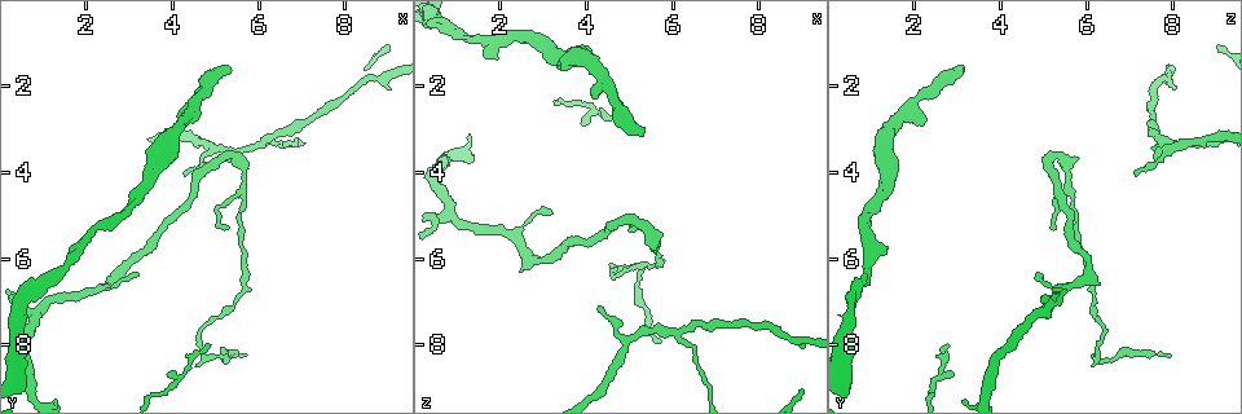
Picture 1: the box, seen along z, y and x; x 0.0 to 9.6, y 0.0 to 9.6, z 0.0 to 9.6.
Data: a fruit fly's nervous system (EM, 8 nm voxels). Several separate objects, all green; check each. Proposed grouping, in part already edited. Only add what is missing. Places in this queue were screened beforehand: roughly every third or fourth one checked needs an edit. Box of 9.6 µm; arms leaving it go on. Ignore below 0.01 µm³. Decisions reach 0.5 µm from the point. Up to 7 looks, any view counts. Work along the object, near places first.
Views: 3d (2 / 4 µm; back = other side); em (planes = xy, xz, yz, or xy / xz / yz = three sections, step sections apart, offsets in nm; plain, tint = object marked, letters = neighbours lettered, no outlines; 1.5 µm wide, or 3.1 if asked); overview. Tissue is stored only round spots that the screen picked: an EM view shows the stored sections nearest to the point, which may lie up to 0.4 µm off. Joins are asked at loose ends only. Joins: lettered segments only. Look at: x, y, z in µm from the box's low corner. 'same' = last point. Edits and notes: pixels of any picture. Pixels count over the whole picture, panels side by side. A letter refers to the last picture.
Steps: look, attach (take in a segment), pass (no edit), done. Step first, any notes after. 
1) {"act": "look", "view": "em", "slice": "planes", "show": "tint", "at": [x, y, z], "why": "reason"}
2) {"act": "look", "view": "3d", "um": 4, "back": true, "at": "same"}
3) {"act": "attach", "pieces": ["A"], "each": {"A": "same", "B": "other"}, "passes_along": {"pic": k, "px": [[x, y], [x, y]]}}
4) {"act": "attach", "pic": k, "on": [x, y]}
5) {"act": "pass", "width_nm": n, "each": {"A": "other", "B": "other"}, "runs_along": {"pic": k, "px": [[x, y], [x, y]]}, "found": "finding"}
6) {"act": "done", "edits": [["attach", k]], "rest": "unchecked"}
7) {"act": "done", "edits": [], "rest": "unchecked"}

{"act": "look", "view": "em", "slice": "planes", "show": "letters", "at": [5.30, 5.35, 5.30]}

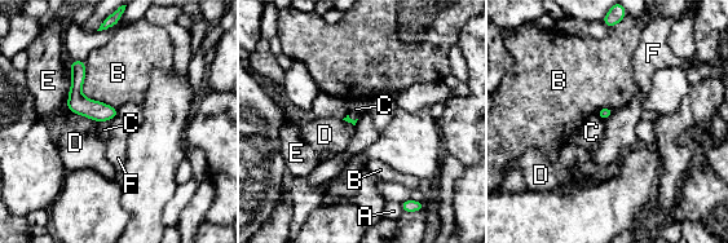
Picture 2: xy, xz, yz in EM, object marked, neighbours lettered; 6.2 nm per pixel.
{"act": "pass", "each": {"A": "other", "B": "other", "C": "other", "D": "other", "E": "other", "F": "other"}, "border": {"pic": 2, "px": [[614, 111], [604, 120]]}, "found": "no lettered segment goes on from it"}

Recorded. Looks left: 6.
{"act": "look", "view": "em", "slice": "yz", "step": 4, "show": "letters", "at": [3.20, 6.35, 4.90]}

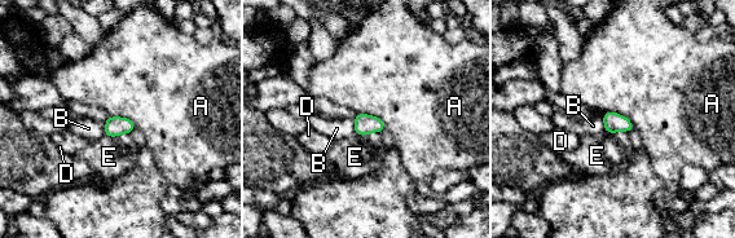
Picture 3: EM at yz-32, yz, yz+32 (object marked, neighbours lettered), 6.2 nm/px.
{"act": "pass", "each": {"A": "other", "B": "other", "D": "other", "E": "other"}, "found": "no lettered segment goes on from it"}

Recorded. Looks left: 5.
{"act": "look", "view": "em", "slice": "planes", "show": "letters", "at": [5.35, 1.50, 3.00], "why": "an open end"}

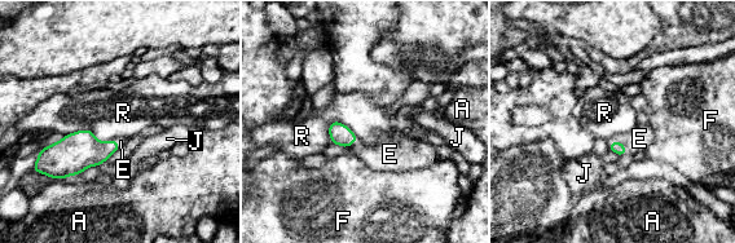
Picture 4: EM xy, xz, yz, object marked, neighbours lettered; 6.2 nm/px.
{"act": "attach", "pieces": ["E"], "each": {"A": "other", "E": "same", "F": "other", "J": "other", "R": "other"}, "found": "the cell continues"}

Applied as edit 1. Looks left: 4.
{"act": "done", "edits": [["attach", 4]], "rest": "unchecked"}

